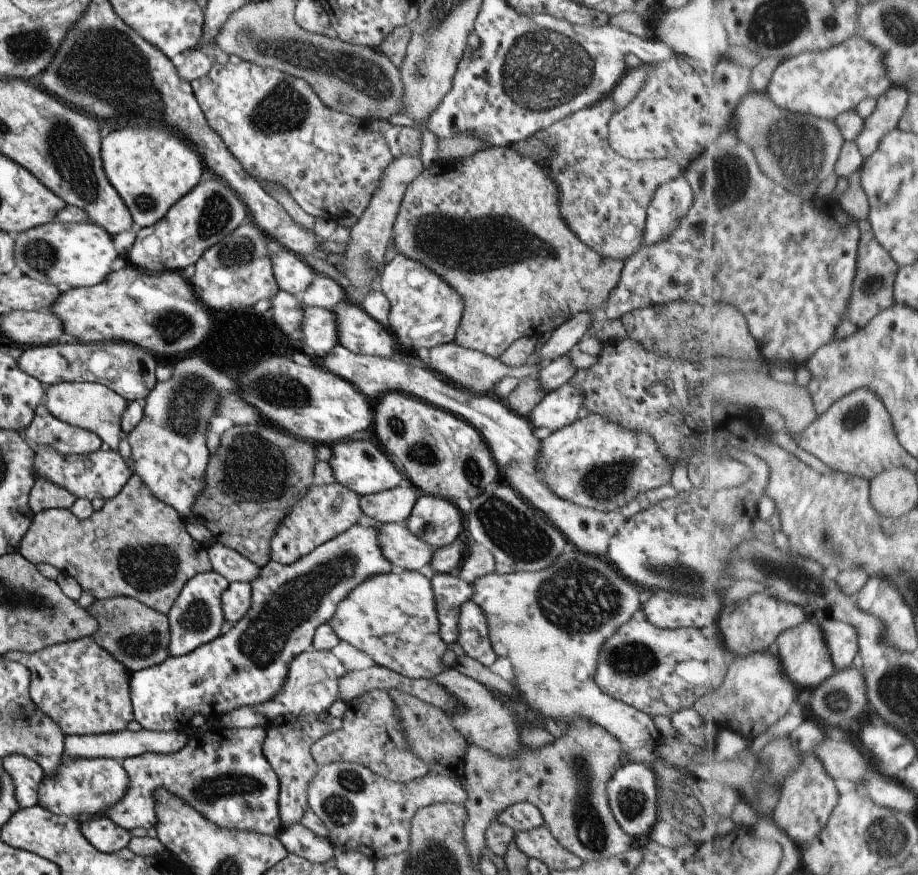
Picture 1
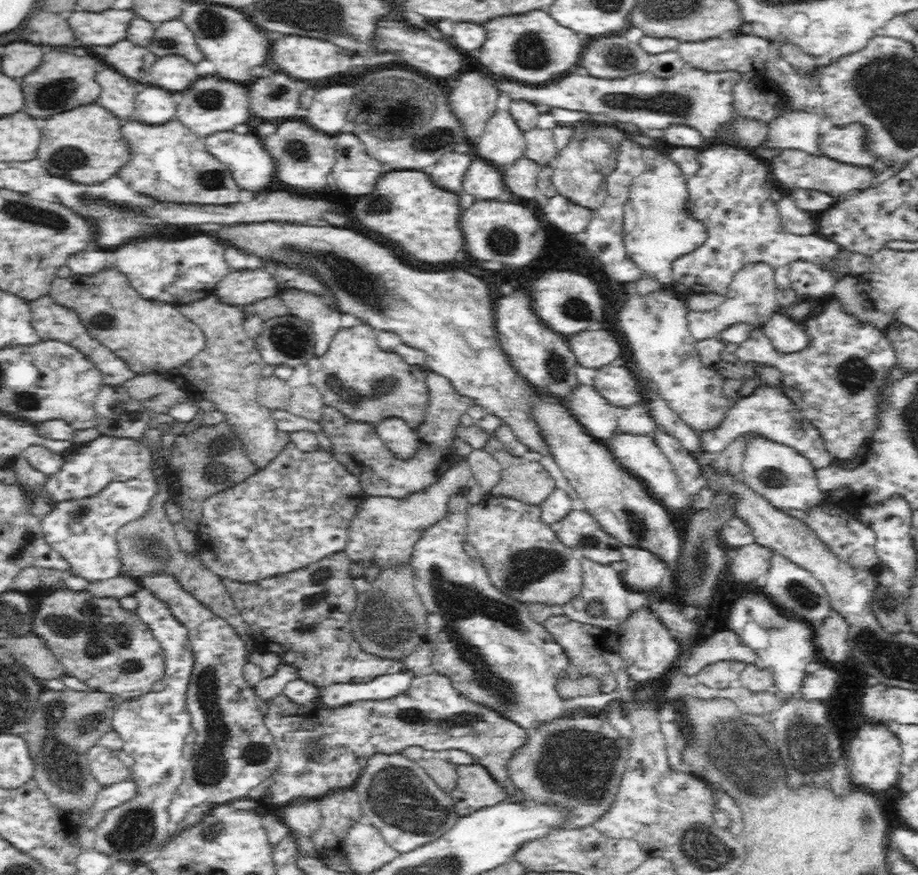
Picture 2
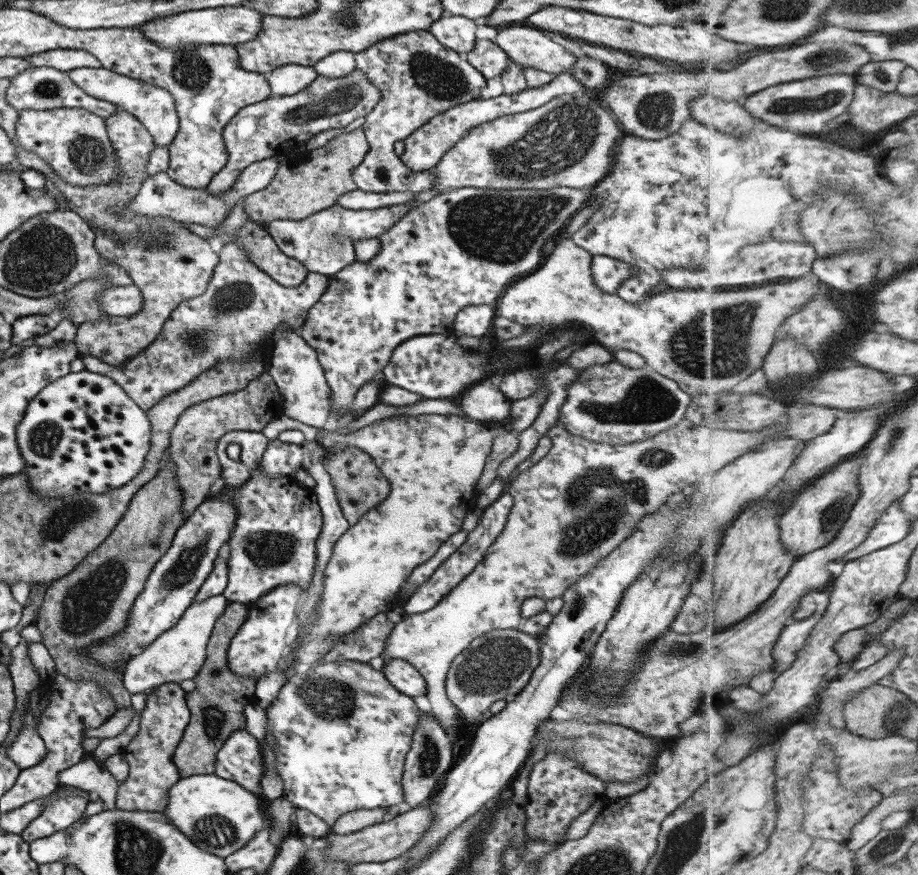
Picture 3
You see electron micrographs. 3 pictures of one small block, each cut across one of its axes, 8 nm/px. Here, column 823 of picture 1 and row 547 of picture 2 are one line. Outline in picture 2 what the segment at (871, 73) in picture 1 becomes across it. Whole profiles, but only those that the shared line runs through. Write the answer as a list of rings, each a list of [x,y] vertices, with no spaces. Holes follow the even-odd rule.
[[[134,478],[125,482],[110,482],[96,495],[89,498],[64,501],[56,504],[55,508],[42,517],[42,533],[46,543],[68,562],[67,576],[80,576],[88,582],[114,579],[118,577],[121,560],[117,546],[118,530],[131,520],[140,518],[144,512],[151,508],[151,499],[157,494],[156,480],[138,480]]]

